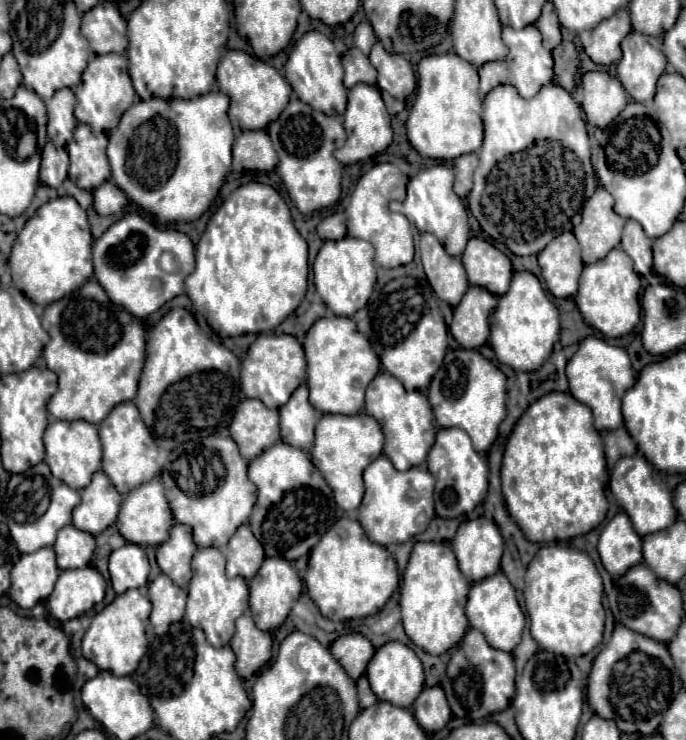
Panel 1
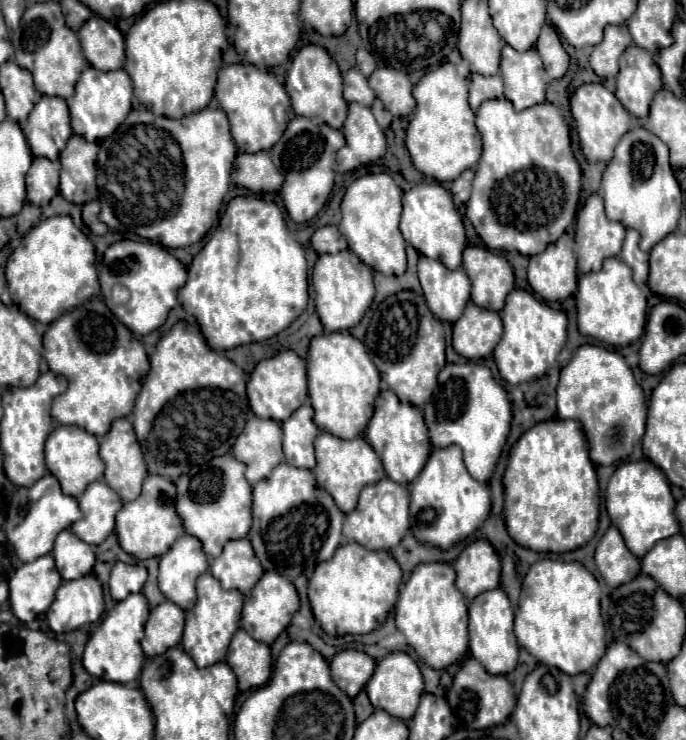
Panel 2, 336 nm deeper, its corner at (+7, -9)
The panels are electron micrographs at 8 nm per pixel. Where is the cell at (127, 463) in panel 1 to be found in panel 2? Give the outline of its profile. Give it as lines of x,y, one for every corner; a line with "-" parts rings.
126,417
116,419
112,423
112,429
104,437
100,437
100,457
106,463
106,471
104,471
106,483
122,497
122,501
134,501
140,495
140,487
146,477
146,465
130,419

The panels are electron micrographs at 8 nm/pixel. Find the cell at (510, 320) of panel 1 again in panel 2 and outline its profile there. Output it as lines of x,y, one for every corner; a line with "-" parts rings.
514,289
506,297
506,307
500,311
504,321
502,341
494,349
494,361
500,377
512,385
538,379
556,363
556,355
566,345
566,313
548,307
524,289

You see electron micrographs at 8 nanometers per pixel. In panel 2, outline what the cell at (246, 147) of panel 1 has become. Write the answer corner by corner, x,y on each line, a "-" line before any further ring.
240,153
234,161
232,181
254,193
276,193
284,177
276,173
276,165
272,165
268,153

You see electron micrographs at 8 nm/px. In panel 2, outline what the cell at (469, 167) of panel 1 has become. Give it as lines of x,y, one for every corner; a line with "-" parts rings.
466,169
456,181
450,183
450,193
456,205
462,205
468,201
470,191
472,191
472,181
474,181
474,169

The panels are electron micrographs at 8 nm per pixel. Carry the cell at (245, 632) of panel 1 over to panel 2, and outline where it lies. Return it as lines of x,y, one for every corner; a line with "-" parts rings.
244,629
234,633
226,661
238,677
240,691
260,687
272,675
270,647
252,639

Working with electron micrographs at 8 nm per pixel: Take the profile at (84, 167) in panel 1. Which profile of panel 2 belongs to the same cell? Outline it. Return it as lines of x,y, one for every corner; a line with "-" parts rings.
72,135
60,153
60,195
76,205
84,205
98,195
96,187
96,155
98,145

